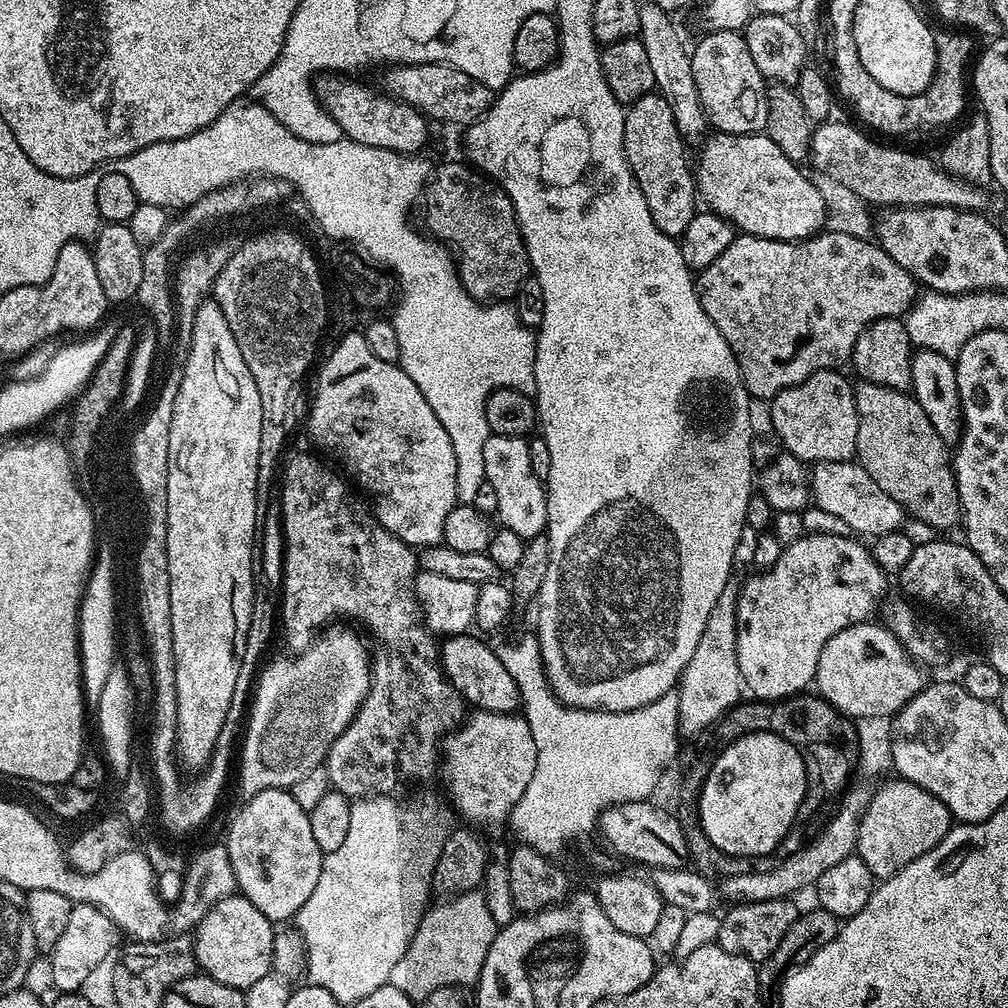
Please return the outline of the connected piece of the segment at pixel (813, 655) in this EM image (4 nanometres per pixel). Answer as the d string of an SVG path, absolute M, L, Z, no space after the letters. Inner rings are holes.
M816 532L813 536L804 536L801 540L796 540L792 545L785 547L781 556L771 566L757 571L757 576L752 576L748 581L743 581L740 590L740 601L736 604L736 622L737 622L737 658L740 667L740 677L743 680L743 687L758 700L785 700L788 696L794 696L805 691L804 688L813 683L816 679L816 667L818 666L818 654L822 654L822 646L826 646L826 642L830 638L834 638L834 634L838 634L838 630L846 630L852 624L862 624L873 619L872 616L876 612L876 607L885 599L884 591L888 588L889 577L878 566L878 562L873 558L871 551L867 547L864 548L859 544L859 539L848 536L835 536L832 532Z

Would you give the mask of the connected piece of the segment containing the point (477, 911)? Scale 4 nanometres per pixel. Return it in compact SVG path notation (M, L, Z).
M480 890L462 892L424 913L410 946L406 946L406 954L402 954L402 962L394 965L390 983L402 990L402 994L421 1002L439 988L472 986L479 980L486 950L490 950L490 942L494 942L498 931L492 908L482 893Z

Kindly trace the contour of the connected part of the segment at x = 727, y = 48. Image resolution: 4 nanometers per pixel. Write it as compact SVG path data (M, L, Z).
M709 31L691 49L692 69L694 70L694 86L698 86L698 98L708 116L709 125L717 133L725 132L731 136L750 136L764 132L766 126L766 110L768 109L769 85L754 64L753 55L745 37L740 32Z

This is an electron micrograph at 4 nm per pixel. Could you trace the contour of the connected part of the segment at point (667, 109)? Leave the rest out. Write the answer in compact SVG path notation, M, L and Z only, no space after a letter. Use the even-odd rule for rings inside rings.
M653 90L627 105L624 114L624 149L630 170L650 206L650 218L662 234L680 238L698 213L698 189L693 165L684 153L686 141L674 122L670 102Z

